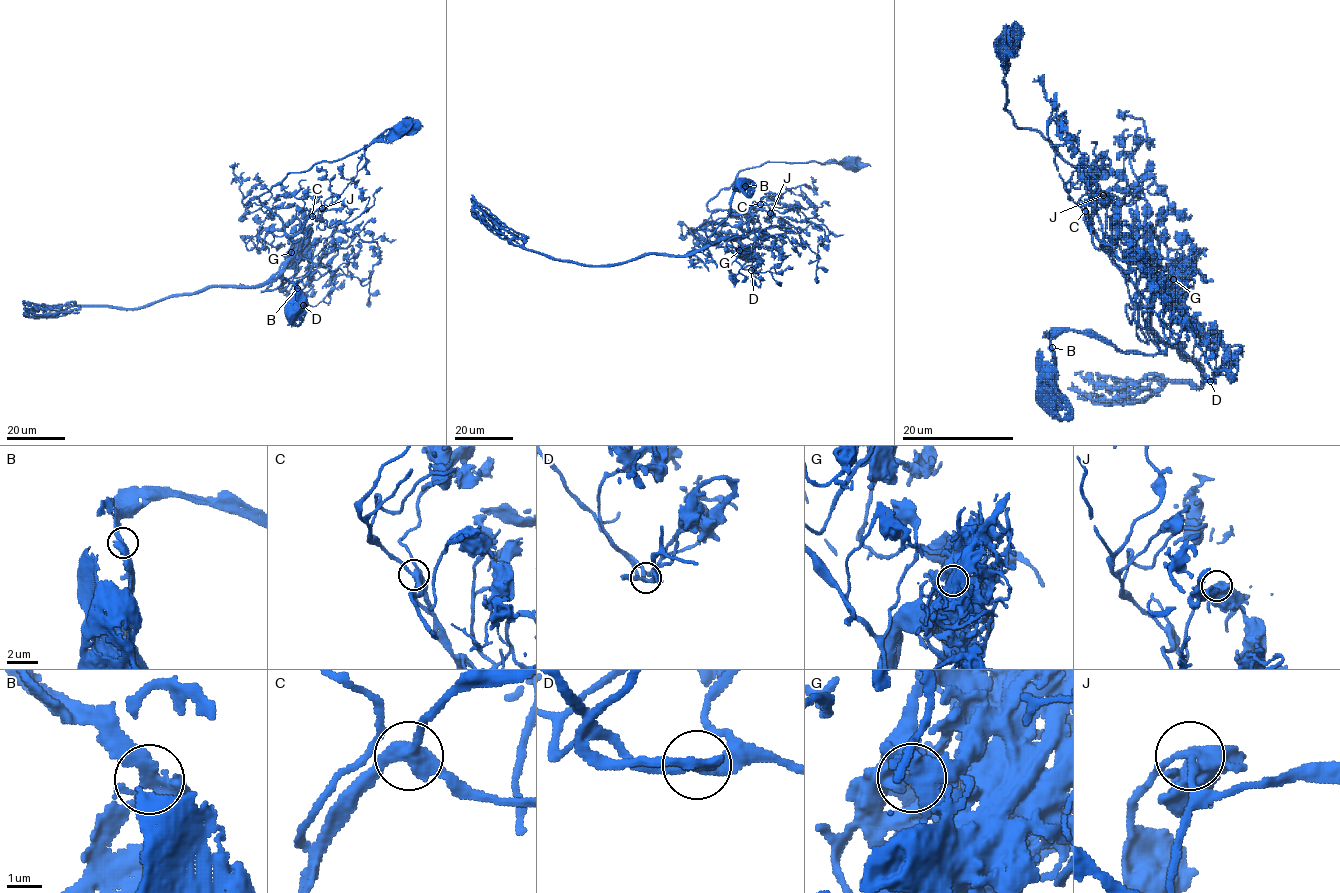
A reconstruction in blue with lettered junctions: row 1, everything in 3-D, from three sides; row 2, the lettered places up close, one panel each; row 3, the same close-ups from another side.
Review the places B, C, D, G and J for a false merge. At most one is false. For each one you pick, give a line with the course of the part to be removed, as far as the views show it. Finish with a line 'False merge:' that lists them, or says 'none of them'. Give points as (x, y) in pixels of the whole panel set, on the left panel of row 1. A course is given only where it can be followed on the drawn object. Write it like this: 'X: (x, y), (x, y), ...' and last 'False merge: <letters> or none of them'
G: (291, 251), (288, 262), (251, 286), (208, 287), (128, 308), (72, 306), (60, 316), (36, 317), (23, 309)
False merge: G

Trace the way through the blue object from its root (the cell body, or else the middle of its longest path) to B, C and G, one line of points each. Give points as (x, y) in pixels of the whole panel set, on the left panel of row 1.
B: (401, 129), (259, 197), (287, 234), (303, 235), (301, 259), (262, 291), (285, 279), (297, 288)
C: (401, 129), (392, 138), (373, 140), (340, 159), (289, 173), (259, 197), (290, 235), (297, 235), (312, 216)
G: (401, 129), (340, 159), (289, 173), (259, 197), (287, 234), (303, 235), (298, 262), (291, 251)

